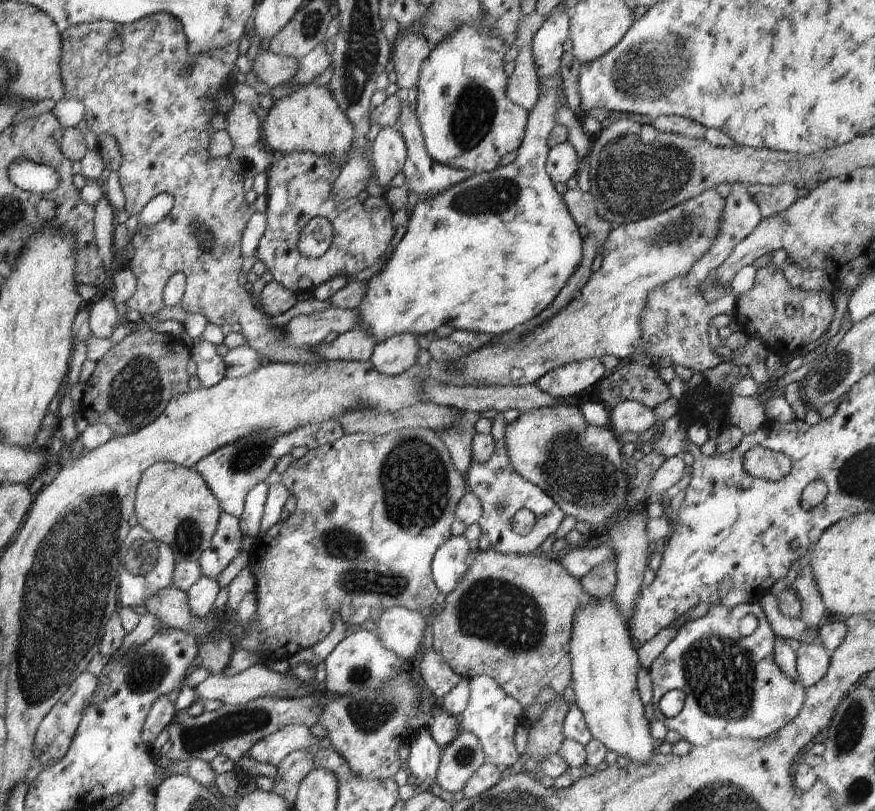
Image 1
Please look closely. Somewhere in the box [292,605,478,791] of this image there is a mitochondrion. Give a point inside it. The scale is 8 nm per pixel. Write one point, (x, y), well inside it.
(372, 711)

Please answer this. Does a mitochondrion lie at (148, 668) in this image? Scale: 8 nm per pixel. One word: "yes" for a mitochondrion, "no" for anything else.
yes

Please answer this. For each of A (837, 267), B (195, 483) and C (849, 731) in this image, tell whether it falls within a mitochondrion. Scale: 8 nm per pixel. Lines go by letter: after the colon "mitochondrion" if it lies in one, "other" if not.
A: other
B: other
C: mitochondrion

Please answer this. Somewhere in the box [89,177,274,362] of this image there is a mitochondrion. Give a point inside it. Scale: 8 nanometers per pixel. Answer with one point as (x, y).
(206, 239)

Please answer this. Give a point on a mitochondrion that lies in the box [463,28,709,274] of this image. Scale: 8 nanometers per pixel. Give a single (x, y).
(630, 183)

